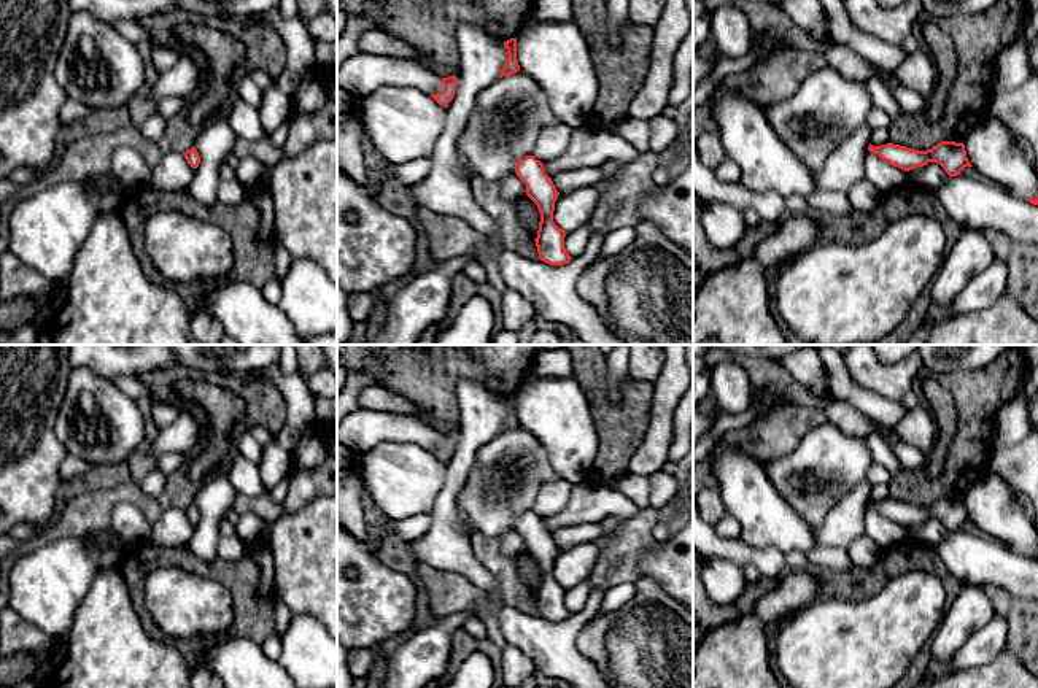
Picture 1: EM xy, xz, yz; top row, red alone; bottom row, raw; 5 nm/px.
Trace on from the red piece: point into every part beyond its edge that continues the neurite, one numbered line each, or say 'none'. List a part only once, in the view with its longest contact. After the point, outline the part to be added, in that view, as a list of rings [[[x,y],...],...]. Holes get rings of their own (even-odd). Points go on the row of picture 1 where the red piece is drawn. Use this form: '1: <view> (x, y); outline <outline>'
none

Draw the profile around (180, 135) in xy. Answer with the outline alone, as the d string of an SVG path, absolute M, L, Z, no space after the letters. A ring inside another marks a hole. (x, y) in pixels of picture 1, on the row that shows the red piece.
M184 114L173 116L167 121L165 132L157 145L164 153L186 153L194 146L199 129L200 126L189 122Z

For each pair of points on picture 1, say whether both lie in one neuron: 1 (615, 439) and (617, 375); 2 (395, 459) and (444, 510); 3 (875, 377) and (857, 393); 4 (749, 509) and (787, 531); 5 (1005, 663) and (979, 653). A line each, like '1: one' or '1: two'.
1: two
2: two
3: two
4: one
5: two

